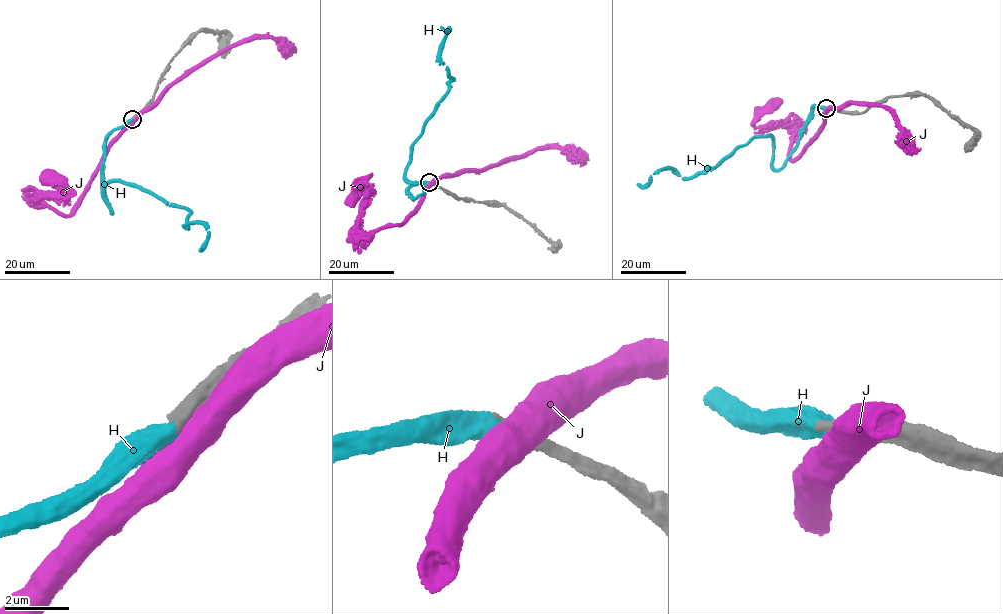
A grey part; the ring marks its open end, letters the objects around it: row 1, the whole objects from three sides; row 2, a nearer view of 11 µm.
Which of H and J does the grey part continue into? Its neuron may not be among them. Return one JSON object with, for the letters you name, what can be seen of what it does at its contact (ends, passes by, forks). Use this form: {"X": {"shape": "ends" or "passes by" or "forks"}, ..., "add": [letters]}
{"H": {"shape": "ends"}, "add": ["H"]}

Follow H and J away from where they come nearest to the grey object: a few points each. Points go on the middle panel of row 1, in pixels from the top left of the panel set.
H: (429, 183), (413, 185), (412, 197), (424, 189), (404, 175), (450, 79), (441, 26)
J: (431, 183), (417, 212), (401, 226), (362, 231), (361, 215), (366, 180), (352, 199)

